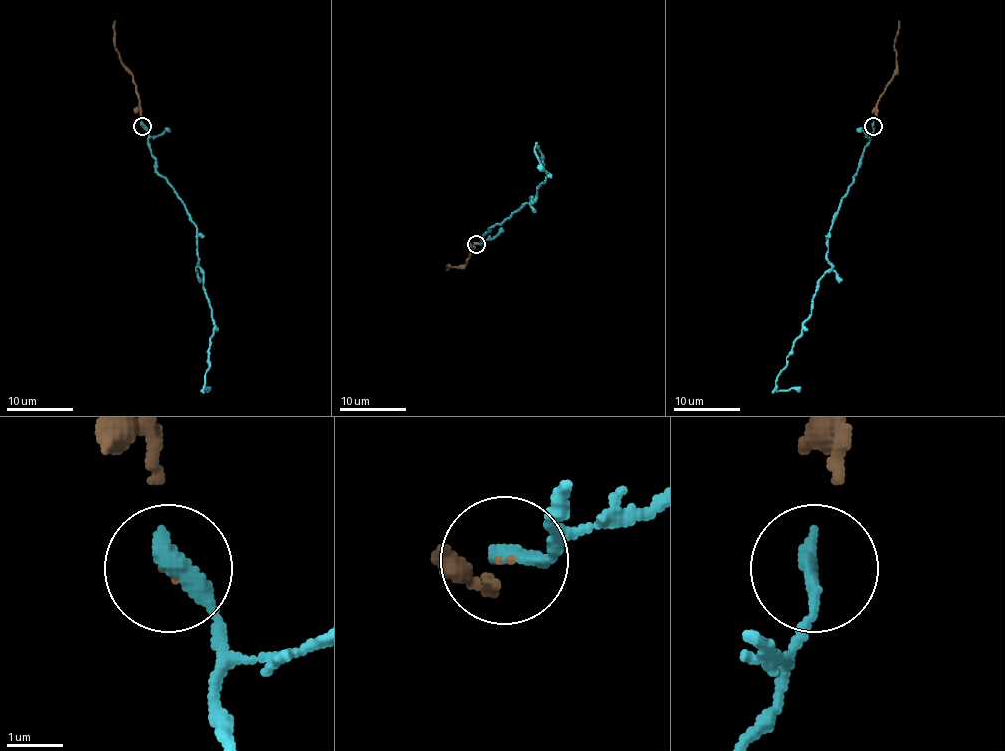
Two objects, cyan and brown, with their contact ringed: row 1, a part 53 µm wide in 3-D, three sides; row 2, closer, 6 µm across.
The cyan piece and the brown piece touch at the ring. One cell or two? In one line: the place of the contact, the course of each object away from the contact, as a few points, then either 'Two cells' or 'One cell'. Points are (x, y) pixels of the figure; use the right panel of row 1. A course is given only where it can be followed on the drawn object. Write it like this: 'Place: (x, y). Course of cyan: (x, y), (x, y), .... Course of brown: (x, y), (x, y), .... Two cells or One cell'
Place: (873, 126). Course of cyan: (874, 126), (827, 237), (827, 262), (832, 267), (819, 280), (811, 315), (777, 376), (776, 388), (801, 386). Course of brown: (874, 126), (879, 97), (895, 69), (894, 46), (899, 21). One cell

